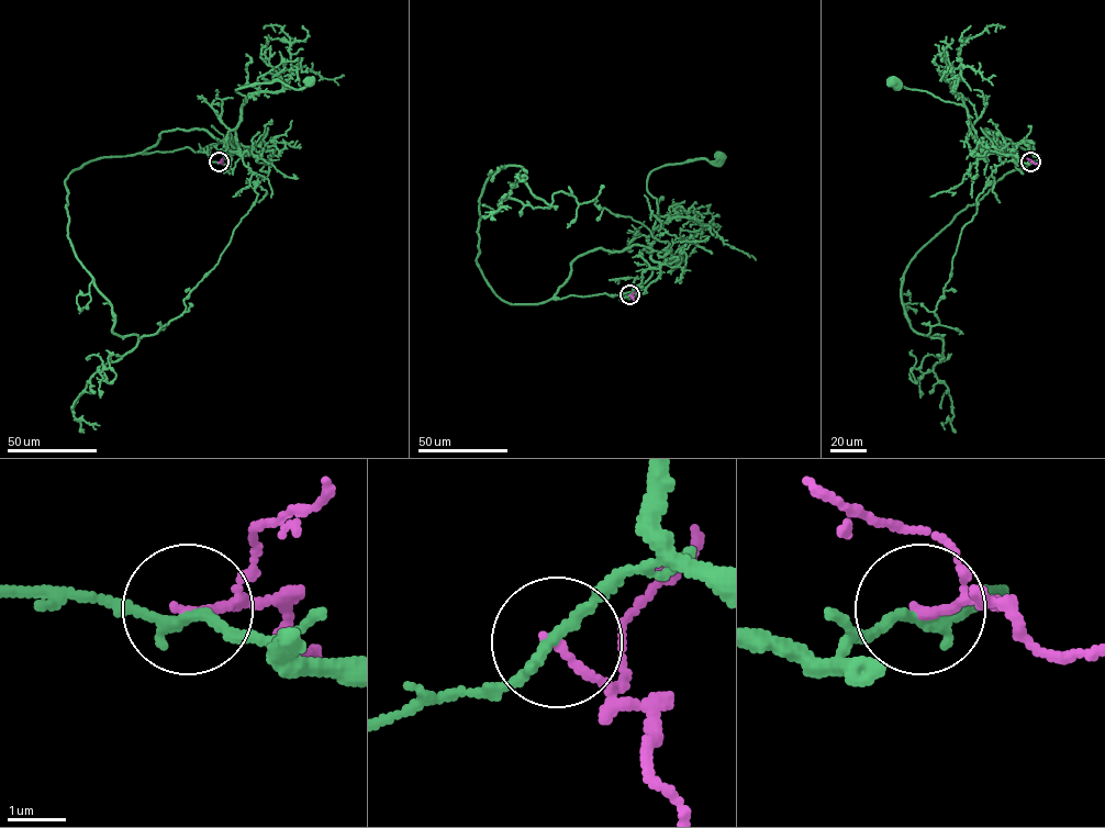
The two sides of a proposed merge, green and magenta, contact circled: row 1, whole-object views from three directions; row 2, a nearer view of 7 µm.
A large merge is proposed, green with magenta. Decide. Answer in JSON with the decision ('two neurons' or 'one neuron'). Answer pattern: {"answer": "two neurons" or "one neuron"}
{"answer": "two neurons"}

